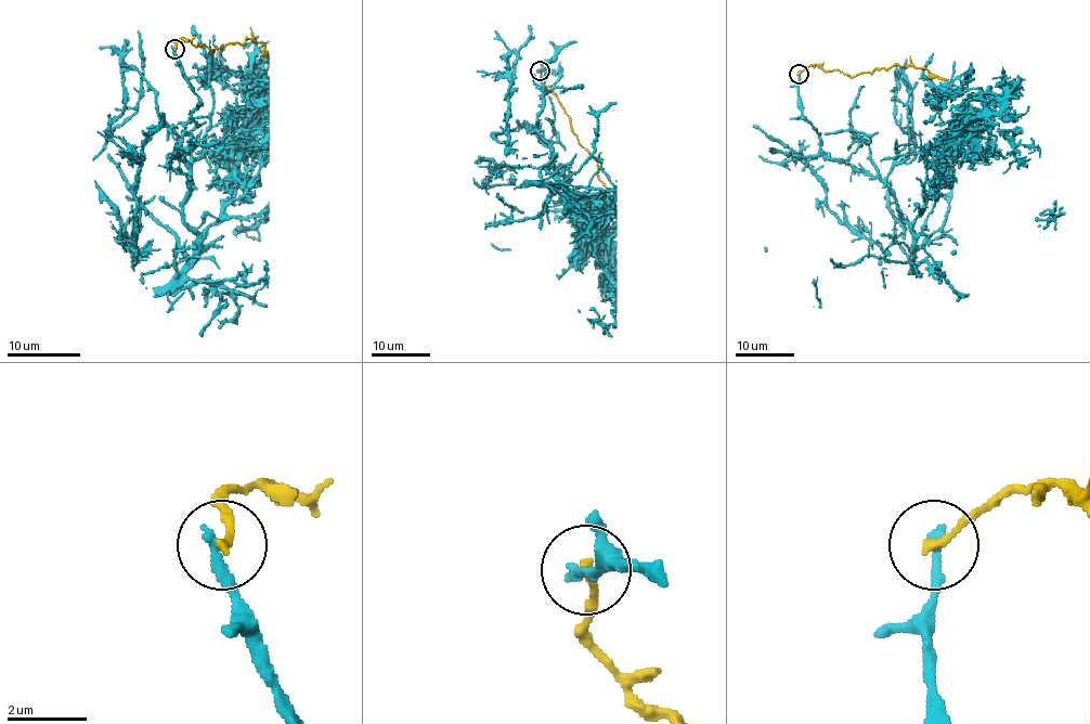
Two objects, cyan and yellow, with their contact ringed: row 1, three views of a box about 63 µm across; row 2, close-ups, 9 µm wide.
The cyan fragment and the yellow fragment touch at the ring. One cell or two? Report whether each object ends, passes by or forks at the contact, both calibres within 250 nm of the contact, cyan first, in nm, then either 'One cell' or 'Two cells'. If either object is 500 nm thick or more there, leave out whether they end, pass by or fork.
At the ring cyan ends. At the ring yellow ends. Thickness 280 nm (cyan) against 200 nm. Two cells

